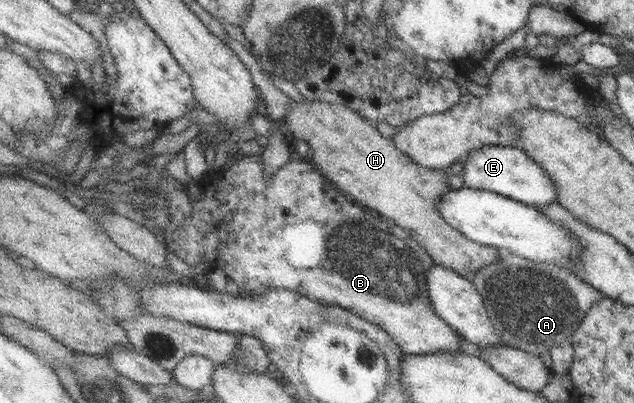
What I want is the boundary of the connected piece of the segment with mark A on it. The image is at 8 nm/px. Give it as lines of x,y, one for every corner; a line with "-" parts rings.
506,253
504,259
486,265
480,271
468,274
467,278
484,298
487,318
490,319
491,325
494,326
495,331
500,336
501,345
522,349
526,353
536,356
548,353
552,347
556,347
560,343
571,341
572,334
586,317
591,305
594,305
595,301
602,301
605,298
601,291
584,283
568,268
562,269
562,267
553,267
548,263
532,262
510,253

